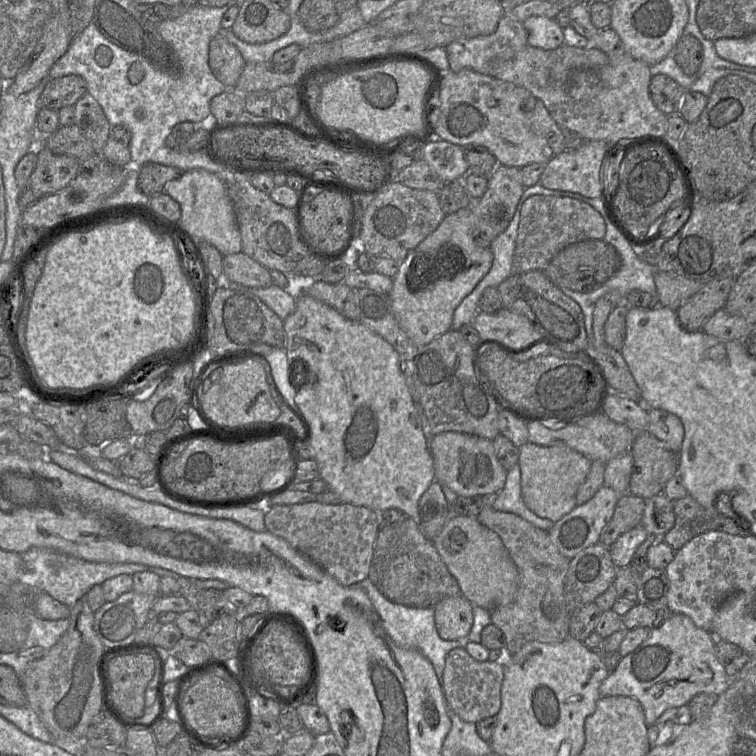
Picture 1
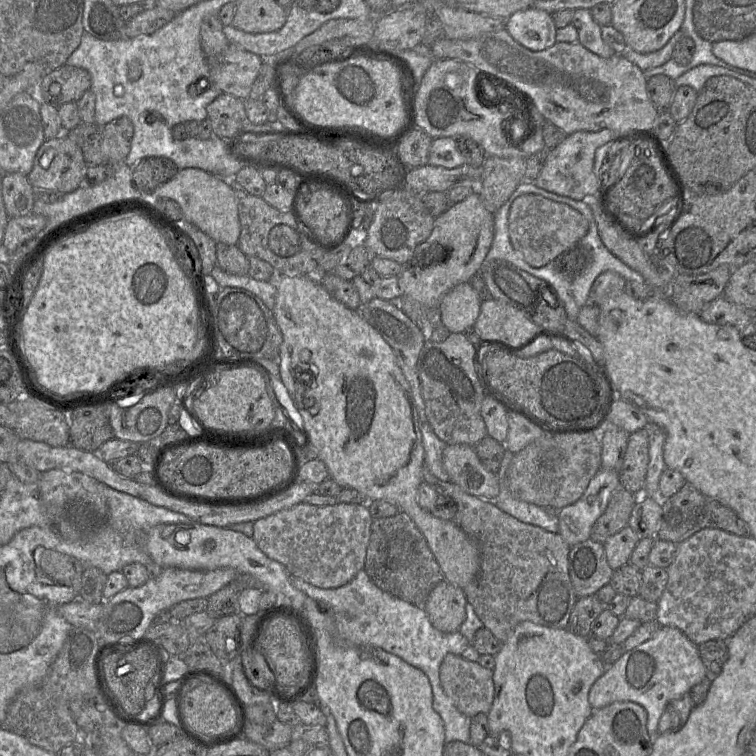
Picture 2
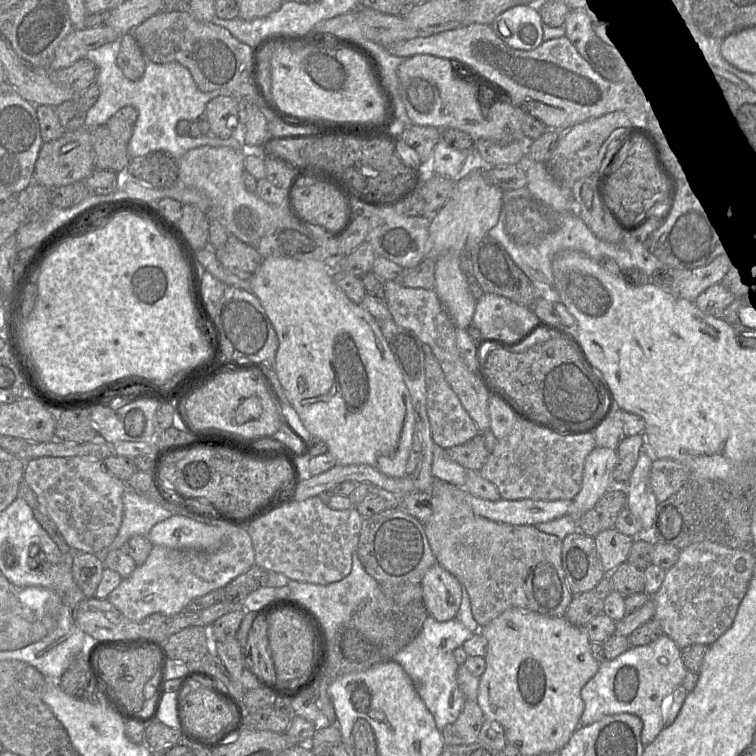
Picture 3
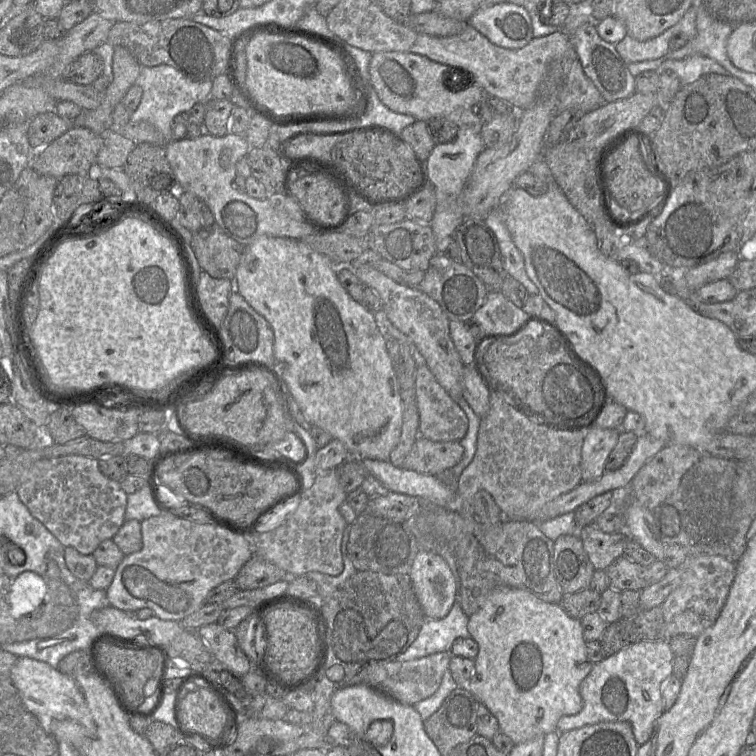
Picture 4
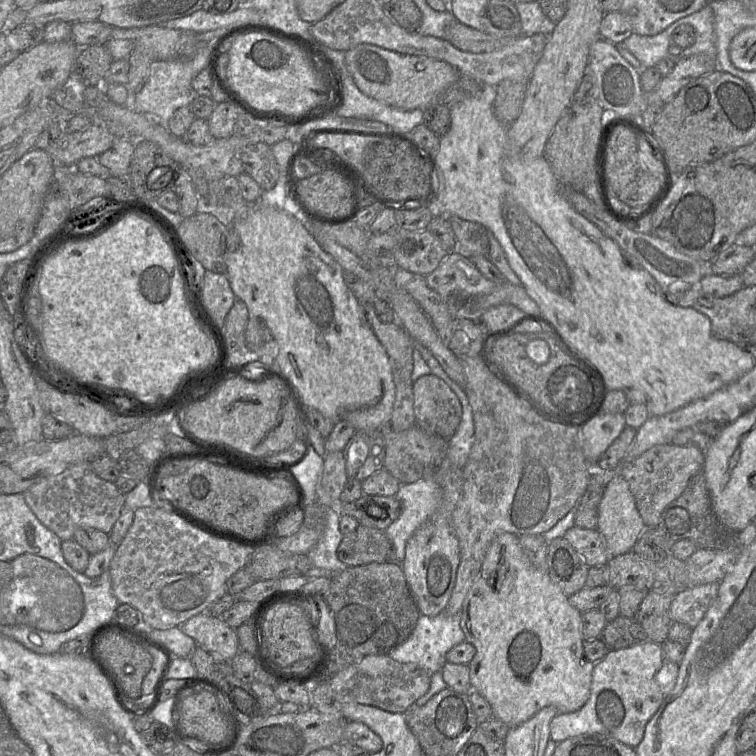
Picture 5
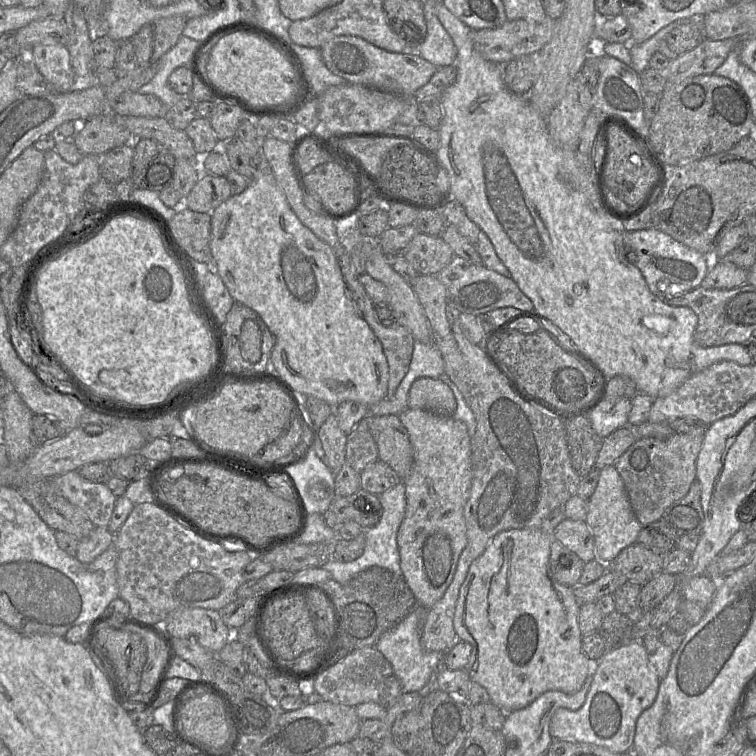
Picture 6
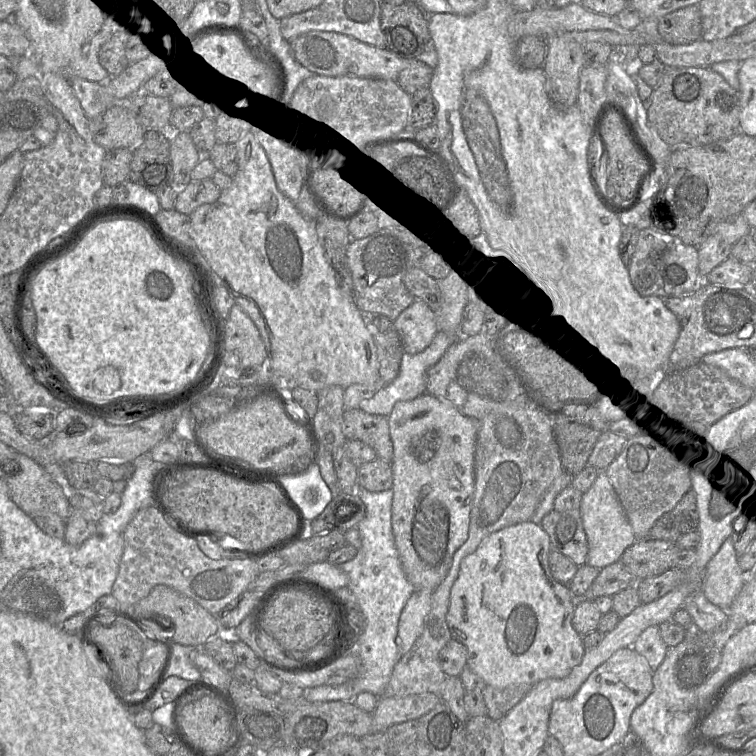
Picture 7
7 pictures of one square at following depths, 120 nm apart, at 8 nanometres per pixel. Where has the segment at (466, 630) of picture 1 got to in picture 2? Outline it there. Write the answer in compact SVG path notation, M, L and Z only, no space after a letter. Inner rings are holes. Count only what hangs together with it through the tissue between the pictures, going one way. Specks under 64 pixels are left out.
M443 580L429 593L424 609L437 630L453 633L466 618L466 603L463 589Z

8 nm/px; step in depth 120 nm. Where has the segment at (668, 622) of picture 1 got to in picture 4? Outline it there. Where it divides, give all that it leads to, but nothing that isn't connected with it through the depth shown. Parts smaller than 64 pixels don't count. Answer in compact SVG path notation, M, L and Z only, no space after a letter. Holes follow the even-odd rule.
M647 640L638 641L594 664L580 685L582 710L562 717L557 723L557 732L602 722L628 722L637 744L643 745L651 738L655 721L664 712L661 684L673 674L674 656L667 640Z

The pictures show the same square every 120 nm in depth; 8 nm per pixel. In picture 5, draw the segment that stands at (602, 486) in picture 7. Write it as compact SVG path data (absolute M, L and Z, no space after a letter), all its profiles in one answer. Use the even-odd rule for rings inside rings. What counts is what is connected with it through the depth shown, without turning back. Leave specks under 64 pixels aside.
M617 475L605 486L603 496L597 506L597 530L604 537L610 556L632 551L633 545L646 529L636 507L635 498L625 479Z

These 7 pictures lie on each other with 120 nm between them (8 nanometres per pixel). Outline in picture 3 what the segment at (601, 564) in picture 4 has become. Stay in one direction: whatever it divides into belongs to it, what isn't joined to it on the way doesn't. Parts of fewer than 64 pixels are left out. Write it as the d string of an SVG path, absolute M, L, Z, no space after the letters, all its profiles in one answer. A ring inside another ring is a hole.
M615 528L603 530L594 537L605 574L610 574L620 564L628 561L634 540L635 538L625 535Z

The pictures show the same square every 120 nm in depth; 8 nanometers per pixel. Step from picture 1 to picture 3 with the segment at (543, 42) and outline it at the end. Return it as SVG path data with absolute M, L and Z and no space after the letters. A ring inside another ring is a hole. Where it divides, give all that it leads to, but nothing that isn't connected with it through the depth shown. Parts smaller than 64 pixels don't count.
M520 4L495 18L490 27L508 46L530 51L543 42L543 23L536 5Z

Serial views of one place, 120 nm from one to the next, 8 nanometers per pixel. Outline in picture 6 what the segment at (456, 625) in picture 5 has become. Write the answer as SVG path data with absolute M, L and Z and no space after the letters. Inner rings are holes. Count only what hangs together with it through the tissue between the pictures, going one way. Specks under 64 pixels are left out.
M425 607L415 608L398 625L385 632L375 644L375 648L391 663L404 693L418 691L423 698L437 690L435 676L443 667L445 656L444 653L426 650L421 644L421 632L427 610Z

